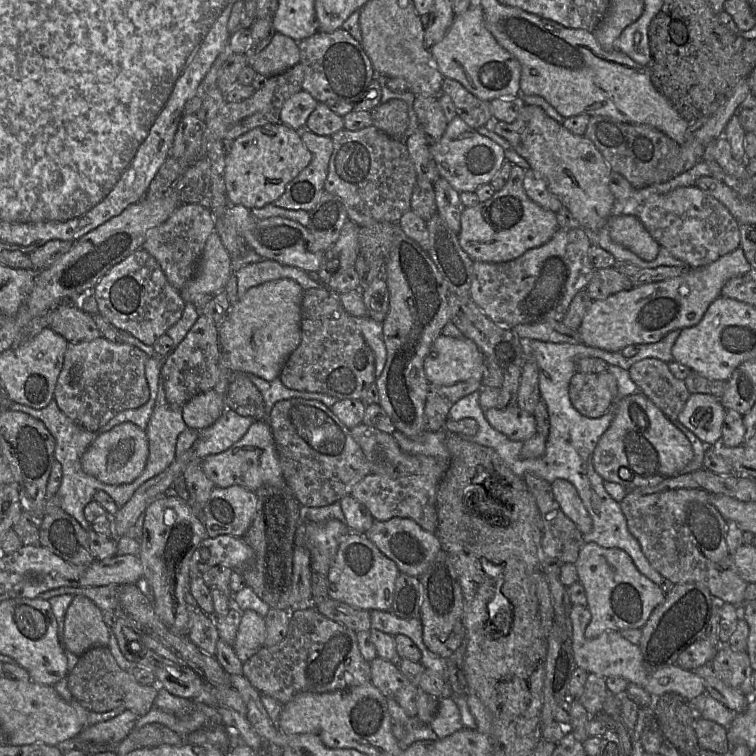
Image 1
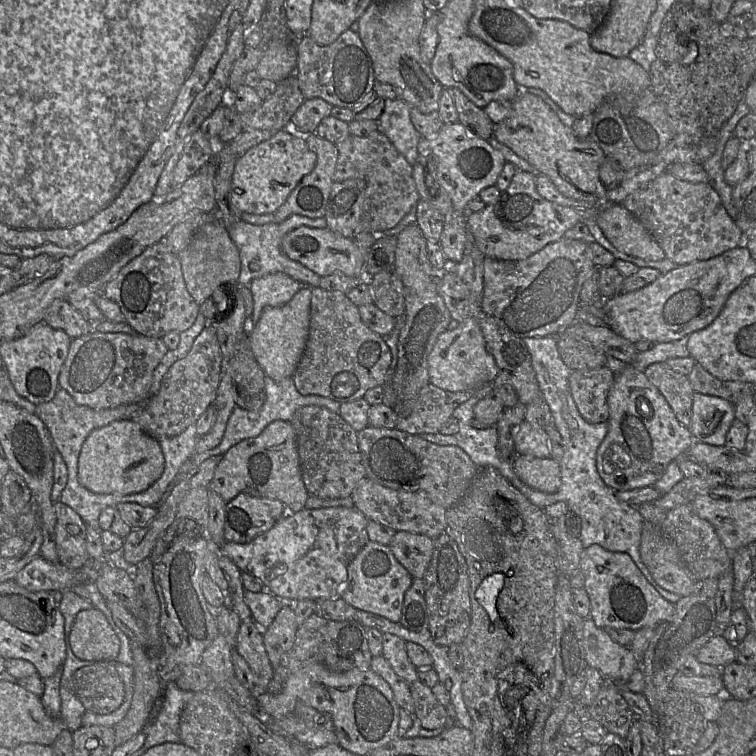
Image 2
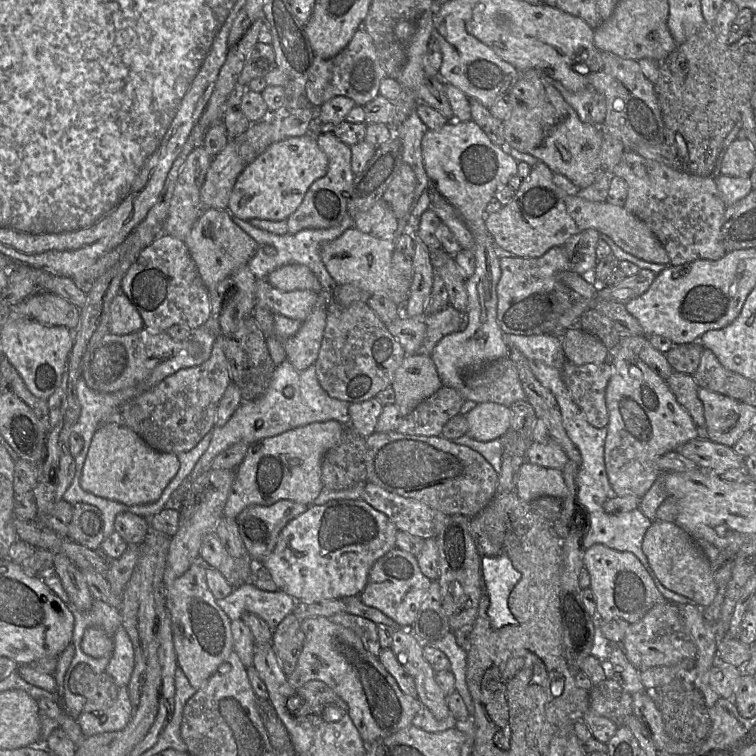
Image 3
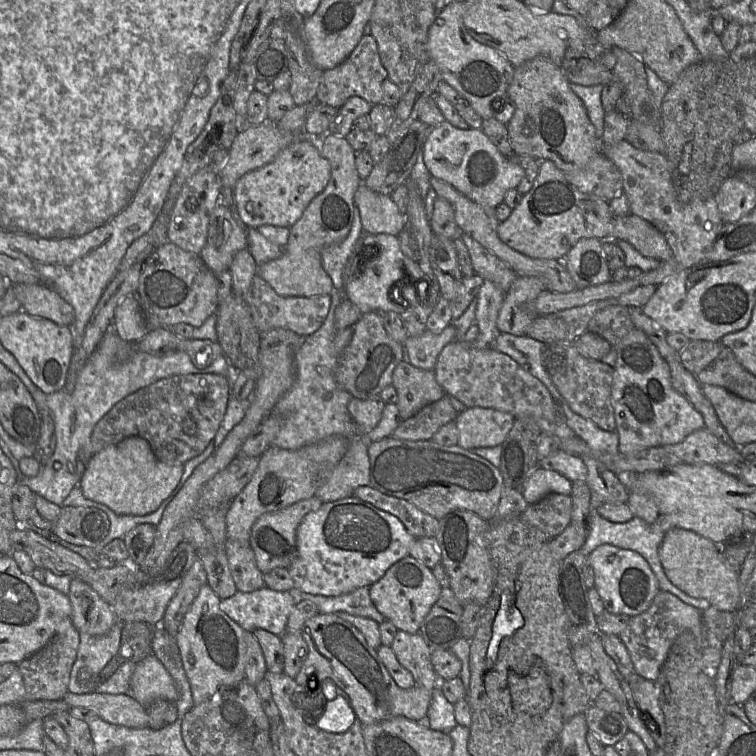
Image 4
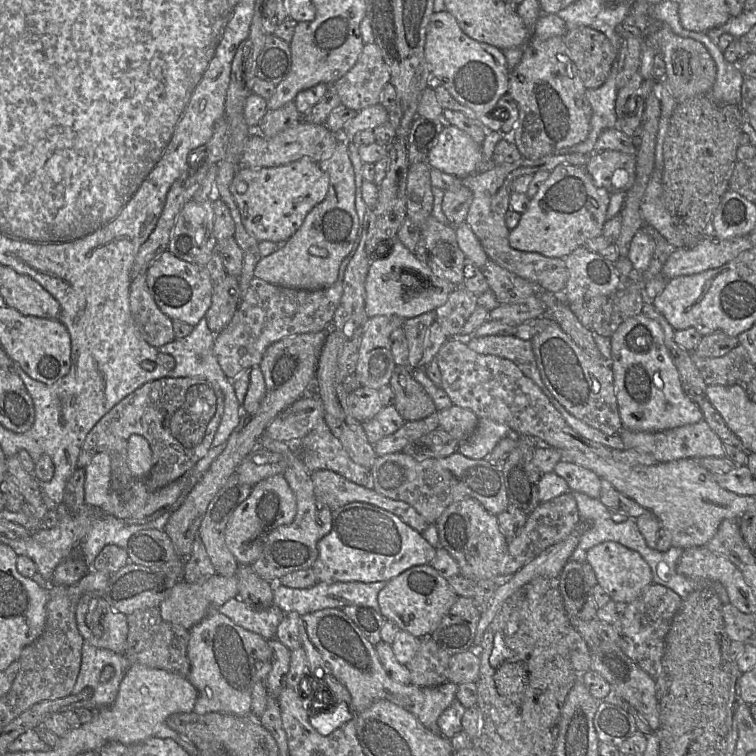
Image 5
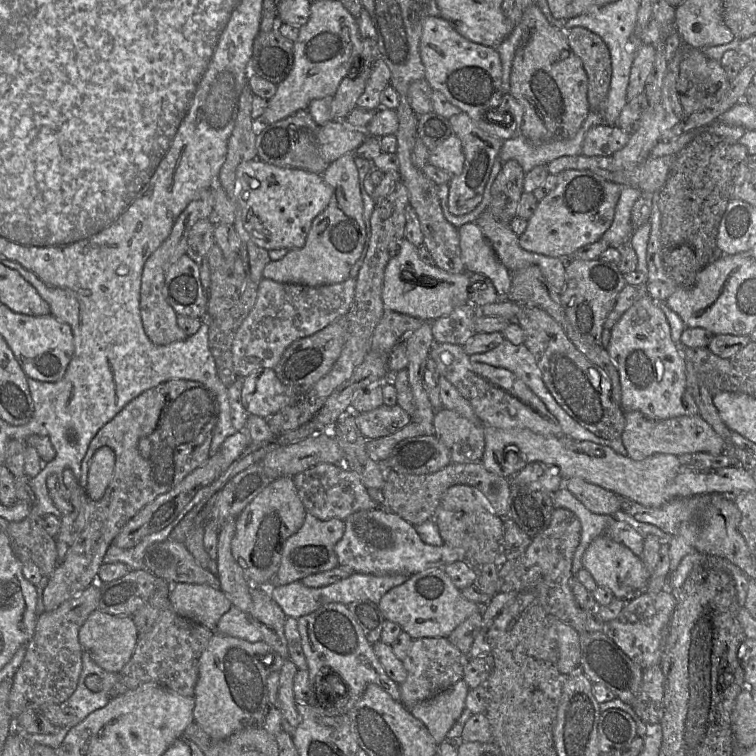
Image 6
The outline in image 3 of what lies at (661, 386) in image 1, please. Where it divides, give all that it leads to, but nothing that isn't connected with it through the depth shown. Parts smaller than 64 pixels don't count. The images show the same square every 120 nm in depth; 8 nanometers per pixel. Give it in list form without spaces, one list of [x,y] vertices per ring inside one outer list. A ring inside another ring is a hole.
[[[674,371],[666,380],[678,403],[690,414],[697,428],[698,437],[708,439],[704,409],[698,397],[699,386],[689,374]]]

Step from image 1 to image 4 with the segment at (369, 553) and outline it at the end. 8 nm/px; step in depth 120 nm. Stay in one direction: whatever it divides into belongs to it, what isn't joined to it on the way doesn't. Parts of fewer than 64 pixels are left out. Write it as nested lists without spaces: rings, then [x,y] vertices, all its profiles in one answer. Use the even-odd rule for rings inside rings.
[[[408,555],[394,563],[377,582],[370,587],[370,598],[378,611],[384,615],[386,620],[392,622],[398,630],[408,633],[418,633],[420,625],[427,616],[432,606],[438,600],[442,586],[433,575],[430,568]]]

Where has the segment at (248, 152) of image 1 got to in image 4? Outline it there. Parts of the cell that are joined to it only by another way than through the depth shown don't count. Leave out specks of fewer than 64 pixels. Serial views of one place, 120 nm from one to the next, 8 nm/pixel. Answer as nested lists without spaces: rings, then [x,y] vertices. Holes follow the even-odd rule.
[[[300,138],[270,163],[242,176],[234,185],[234,210],[251,228],[263,225],[290,228],[330,179],[330,164],[319,152],[317,139]]]

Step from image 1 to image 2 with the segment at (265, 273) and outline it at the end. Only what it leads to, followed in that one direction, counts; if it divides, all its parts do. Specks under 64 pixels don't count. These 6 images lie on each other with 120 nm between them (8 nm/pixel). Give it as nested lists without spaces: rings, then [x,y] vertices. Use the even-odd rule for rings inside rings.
[[[273,273],[254,279],[249,285],[254,310],[252,322],[248,325],[253,326],[265,308],[285,305],[300,289],[306,287],[313,288],[284,273]]]

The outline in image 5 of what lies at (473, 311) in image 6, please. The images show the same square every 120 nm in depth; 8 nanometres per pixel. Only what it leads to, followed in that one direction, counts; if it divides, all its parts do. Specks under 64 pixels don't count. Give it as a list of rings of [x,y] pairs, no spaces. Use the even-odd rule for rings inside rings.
[[[457,286],[446,303],[436,309],[436,320],[449,338],[457,338],[467,319],[478,306],[476,294]]]

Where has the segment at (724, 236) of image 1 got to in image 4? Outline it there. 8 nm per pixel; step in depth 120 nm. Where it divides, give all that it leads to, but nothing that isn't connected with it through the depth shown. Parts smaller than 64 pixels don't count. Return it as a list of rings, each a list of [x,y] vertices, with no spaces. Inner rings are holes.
[[[626,139],[612,145],[602,145],[601,152],[617,166],[622,175],[623,192],[628,198],[631,213],[648,221],[664,235],[677,263],[685,268],[701,263],[723,223],[715,198],[694,200],[689,204],[679,202],[672,186],[670,165],[663,153],[637,149]]]

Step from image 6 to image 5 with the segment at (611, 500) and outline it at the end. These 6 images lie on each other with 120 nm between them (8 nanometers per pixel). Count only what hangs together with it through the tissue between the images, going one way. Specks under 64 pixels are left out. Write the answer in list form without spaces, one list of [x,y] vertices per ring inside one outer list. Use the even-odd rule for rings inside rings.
[[[560,460],[555,465],[553,471],[567,482],[570,491],[583,493],[591,498],[599,499],[601,478],[591,470]]]

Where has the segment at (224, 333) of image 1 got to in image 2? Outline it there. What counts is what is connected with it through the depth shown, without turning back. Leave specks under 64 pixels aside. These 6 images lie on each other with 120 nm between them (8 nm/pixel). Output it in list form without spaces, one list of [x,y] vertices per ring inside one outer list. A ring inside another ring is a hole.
[[[302,288],[285,305],[265,308],[253,326],[247,324],[246,318],[246,334],[254,357],[274,381],[292,377],[303,356],[309,335],[311,292],[312,288]]]

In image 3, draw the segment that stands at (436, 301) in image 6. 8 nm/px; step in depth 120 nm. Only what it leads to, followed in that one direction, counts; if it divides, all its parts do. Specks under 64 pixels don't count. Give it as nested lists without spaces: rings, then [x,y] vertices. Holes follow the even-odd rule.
[[[351,227],[338,238],[324,243],[320,248],[320,257],[336,284],[351,284],[370,295],[386,295],[400,308],[408,300],[412,276],[401,274],[392,263],[394,237],[378,238]]]

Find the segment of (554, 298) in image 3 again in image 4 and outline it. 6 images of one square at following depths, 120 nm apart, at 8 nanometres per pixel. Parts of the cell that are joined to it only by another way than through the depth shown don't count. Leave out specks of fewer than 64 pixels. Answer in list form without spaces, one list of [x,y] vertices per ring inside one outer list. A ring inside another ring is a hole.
[[[518,275],[504,294],[496,322],[498,330],[516,336],[526,335],[538,316],[535,300],[546,289],[541,278]]]

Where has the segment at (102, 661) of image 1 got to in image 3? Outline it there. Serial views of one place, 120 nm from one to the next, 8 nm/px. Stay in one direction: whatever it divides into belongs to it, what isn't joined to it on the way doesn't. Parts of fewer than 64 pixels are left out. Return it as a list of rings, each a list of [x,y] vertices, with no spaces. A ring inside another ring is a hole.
[[[83,663],[71,672],[68,687],[73,694],[86,698],[83,712],[99,717],[114,705],[119,694],[119,687],[107,672],[97,674]]]

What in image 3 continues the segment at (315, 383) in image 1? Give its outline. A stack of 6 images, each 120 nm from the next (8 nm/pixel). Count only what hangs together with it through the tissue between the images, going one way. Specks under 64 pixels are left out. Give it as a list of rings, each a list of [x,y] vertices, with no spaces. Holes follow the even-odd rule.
[[[334,300],[329,302],[323,339],[314,366],[321,388],[330,397],[348,403],[359,403],[374,398],[380,391],[391,387],[395,371],[405,357],[402,346],[366,303],[355,302],[344,308]]]

